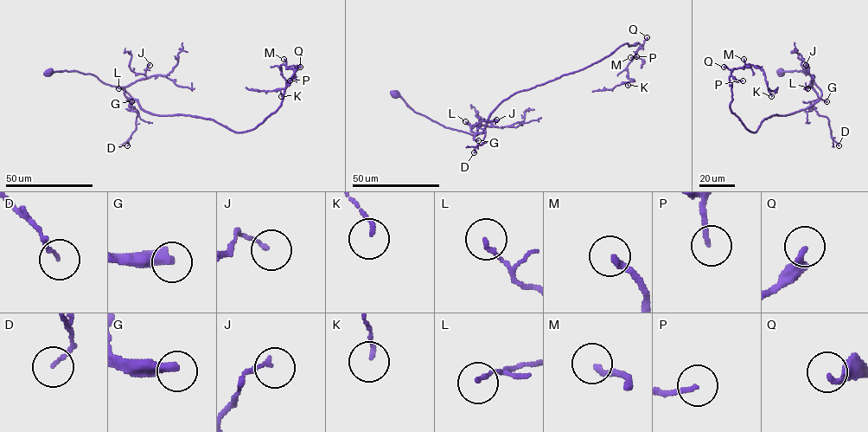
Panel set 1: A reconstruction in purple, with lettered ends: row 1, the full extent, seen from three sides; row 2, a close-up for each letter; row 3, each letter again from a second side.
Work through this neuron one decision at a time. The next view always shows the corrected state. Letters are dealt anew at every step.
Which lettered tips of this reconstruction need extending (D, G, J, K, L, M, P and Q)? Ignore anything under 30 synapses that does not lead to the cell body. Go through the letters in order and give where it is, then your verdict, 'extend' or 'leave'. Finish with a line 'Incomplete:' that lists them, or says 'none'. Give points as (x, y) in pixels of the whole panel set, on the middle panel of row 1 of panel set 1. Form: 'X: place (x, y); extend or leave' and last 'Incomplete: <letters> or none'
D: place (474, 152); leave
G: place (478, 140); extend
J: place (496, 119); leave
K: place (628, 85); leave
L: place (465, 121); leave
M: place (630, 57); extend
P: place (636, 56); leave
Q: place (647, 37); extend
Incomplete: G, M, Q

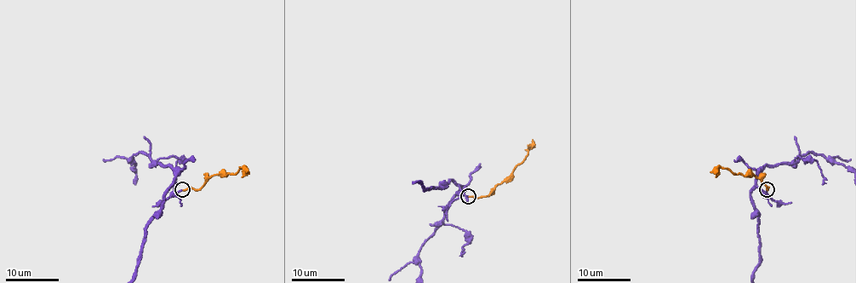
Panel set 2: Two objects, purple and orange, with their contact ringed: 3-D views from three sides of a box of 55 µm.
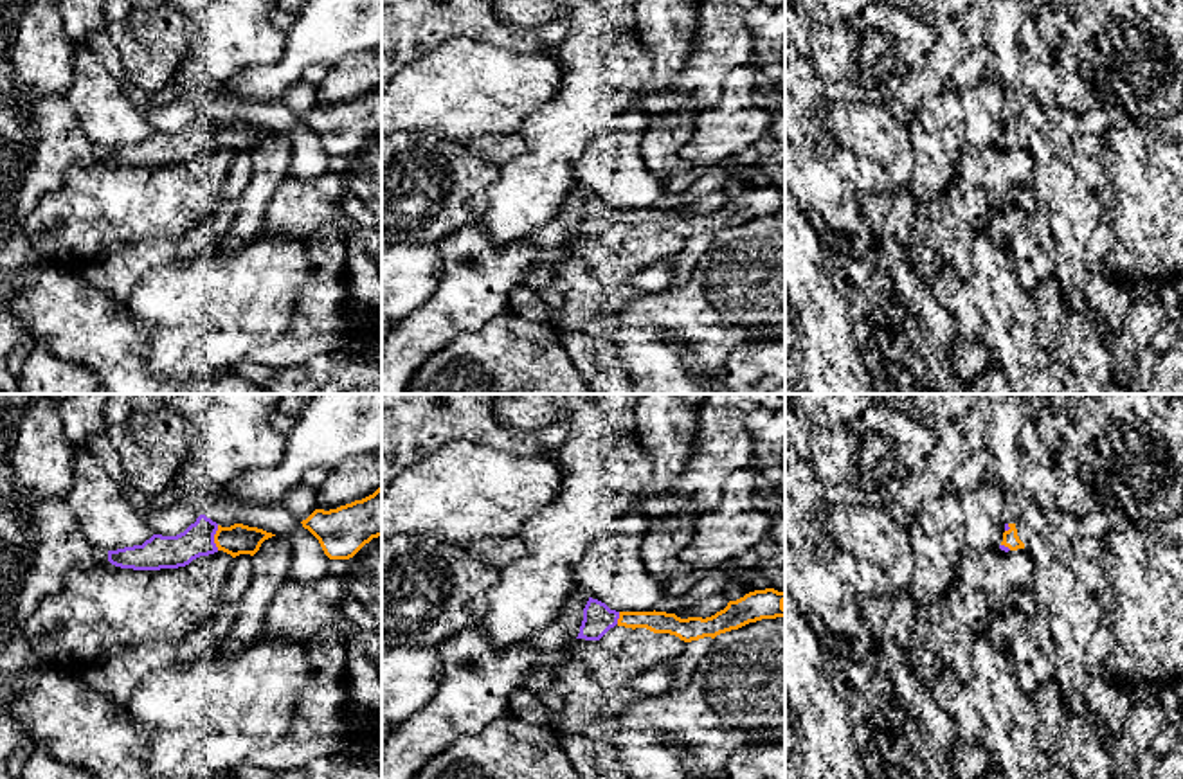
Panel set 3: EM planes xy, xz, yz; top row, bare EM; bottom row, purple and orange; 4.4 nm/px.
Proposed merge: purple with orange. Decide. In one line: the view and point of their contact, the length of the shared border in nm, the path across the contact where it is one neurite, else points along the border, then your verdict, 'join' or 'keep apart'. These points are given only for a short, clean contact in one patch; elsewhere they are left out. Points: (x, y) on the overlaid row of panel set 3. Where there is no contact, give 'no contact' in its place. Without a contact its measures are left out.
meets purple in xy at (213, 538); contact 110 nm long; join

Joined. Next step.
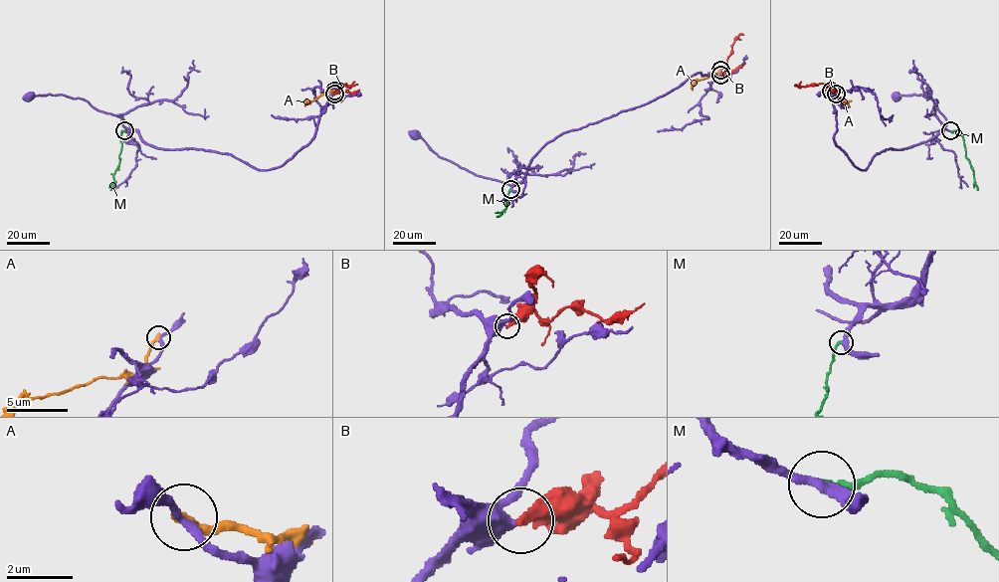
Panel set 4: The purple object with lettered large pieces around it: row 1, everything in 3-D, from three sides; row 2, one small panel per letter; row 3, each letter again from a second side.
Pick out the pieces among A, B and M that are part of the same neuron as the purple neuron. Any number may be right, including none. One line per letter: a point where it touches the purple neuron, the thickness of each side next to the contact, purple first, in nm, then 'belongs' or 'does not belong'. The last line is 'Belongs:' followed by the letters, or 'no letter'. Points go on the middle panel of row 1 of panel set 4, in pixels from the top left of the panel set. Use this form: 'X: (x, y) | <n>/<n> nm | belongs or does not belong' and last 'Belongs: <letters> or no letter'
A: (720, 70) | 220/320 nm | does not belong
B: (720, 75) | 420/400 nm | does not belong
M: (510, 189) | 280/220 nm | does not belong
Belongs: no letter

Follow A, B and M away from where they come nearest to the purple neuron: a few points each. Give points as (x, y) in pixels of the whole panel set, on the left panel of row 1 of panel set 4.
A: (334, 91), (305, 100)
B: (334, 94), (340, 84), (346, 86), (357, 84)
M: (124, 130), (120, 136), (120, 161), (110, 190)

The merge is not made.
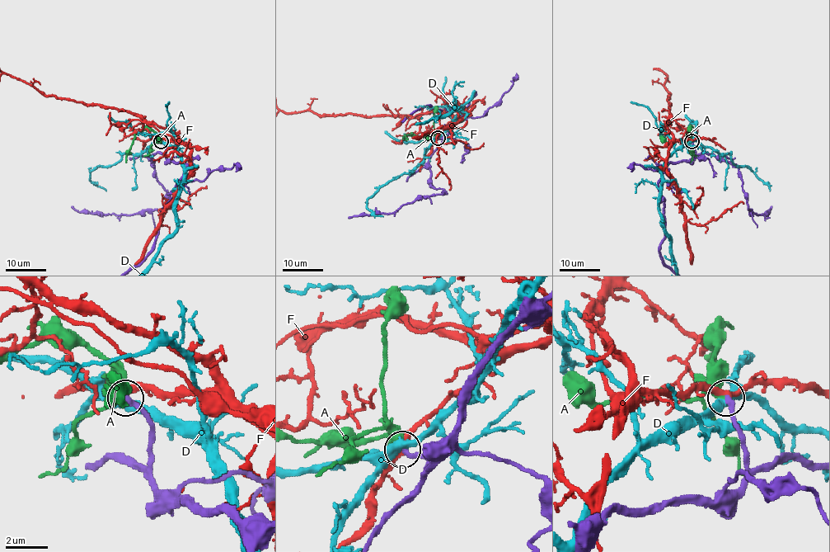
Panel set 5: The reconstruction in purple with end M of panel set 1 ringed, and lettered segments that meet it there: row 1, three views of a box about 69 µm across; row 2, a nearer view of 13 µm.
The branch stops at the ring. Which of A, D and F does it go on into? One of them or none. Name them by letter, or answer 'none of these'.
A

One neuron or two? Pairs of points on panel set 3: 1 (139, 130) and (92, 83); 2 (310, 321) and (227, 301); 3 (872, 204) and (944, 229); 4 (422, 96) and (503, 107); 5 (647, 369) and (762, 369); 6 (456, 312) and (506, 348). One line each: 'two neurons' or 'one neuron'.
1: one neuron
2: two neurons
3: one neuron
4: one neuron
5: two neurons
6: two neurons

